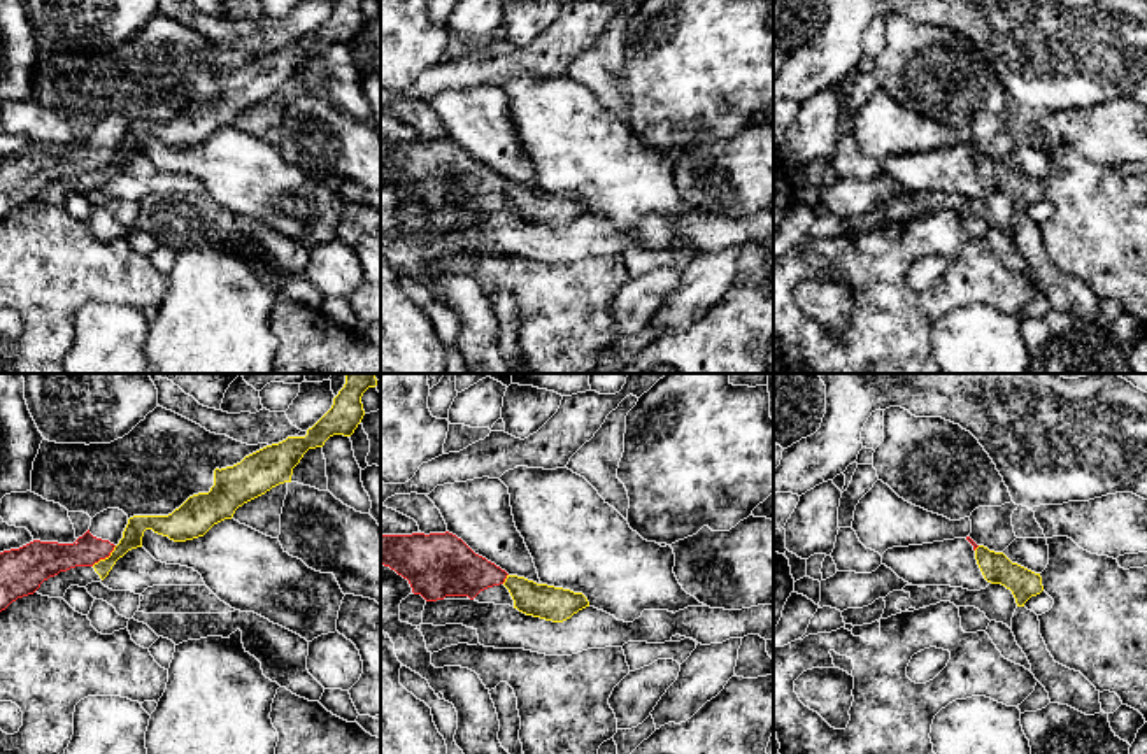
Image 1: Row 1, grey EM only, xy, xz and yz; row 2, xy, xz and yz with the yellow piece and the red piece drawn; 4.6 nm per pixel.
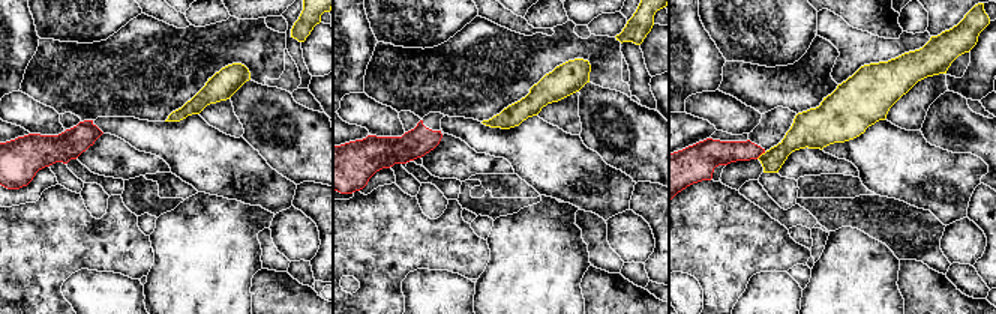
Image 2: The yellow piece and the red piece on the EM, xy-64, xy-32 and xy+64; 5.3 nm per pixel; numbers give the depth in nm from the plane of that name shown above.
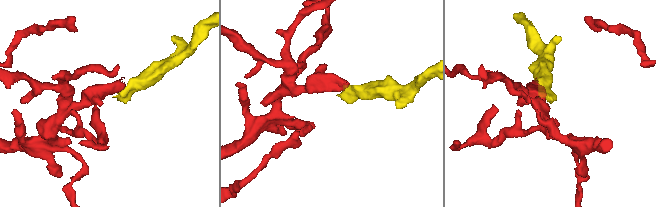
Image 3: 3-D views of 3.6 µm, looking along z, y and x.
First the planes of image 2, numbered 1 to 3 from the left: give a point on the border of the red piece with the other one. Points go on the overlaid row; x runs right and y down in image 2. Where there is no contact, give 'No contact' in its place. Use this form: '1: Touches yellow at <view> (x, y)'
1: No contact
2: No contact
3: Touches yellow at xy+64 (762, 153)

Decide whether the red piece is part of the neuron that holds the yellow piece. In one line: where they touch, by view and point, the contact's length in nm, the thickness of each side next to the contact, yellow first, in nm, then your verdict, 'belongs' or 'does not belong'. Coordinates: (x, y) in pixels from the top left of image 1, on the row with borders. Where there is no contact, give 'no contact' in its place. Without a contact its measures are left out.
meets yellow in xy at (106, 558); contact 150 nm long; 100 nm thick on the yellow side, 150 nm on the other; does not belong

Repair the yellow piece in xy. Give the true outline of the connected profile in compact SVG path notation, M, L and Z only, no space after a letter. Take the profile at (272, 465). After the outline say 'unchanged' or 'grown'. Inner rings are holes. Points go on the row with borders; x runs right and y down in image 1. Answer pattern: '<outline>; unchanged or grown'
M346 373L346 384L333 398L331 409L307 430L305 437L288 437L246 456L233 466L216 468L210 491L189 496L168 516L130 517L123 538L109 558L93 566L60 572L44 580L35 593L63 598L70 586L86 587L91 582L102 582L119 558L132 549L142 547L146 530L153 530L174 542L203 537L214 524L232 519L244 503L279 484L291 482L293 468L309 449L323 447L333 435L351 437L365 416L361 396L368 388L375 386L374 373Z; grown

